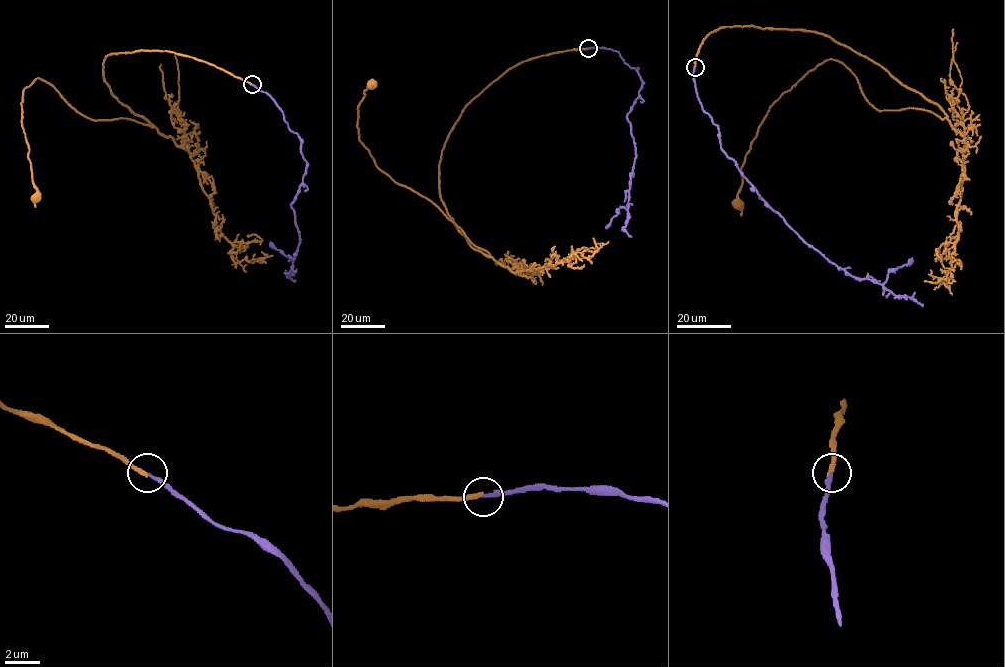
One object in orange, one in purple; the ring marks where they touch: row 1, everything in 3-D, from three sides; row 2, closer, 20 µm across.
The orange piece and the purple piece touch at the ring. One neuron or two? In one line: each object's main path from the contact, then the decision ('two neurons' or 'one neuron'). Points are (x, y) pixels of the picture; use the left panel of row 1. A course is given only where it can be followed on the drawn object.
orange runs (252, 84), (167, 51), (108, 55), (111, 93), (152, 127), (91, 119), (37, 78), (21, 103), (36, 198); purple runs (252, 84), (281, 111), (301, 139), (307, 162), (291, 204), (299, 236), (292, 263), (270, 242); one neuron

